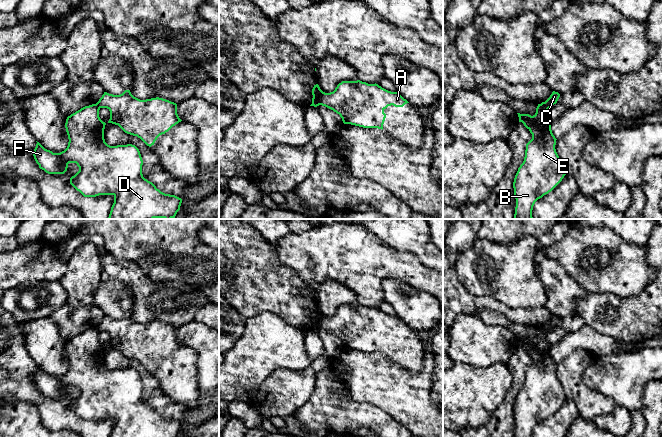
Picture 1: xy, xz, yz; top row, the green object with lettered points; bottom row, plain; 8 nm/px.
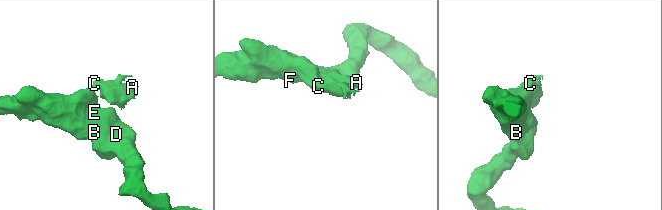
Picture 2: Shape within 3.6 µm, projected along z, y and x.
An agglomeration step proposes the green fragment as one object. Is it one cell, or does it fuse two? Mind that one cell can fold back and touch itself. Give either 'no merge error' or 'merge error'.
merge error

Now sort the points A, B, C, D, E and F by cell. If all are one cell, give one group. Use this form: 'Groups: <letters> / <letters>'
Groups: A C / B D E F

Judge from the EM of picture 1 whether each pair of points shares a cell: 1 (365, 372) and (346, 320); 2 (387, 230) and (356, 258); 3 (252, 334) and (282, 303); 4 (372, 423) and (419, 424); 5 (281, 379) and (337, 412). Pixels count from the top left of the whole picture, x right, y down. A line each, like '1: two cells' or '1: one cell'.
1: two cells
2: two cells
3: two cells
4: two cells
5: two cells

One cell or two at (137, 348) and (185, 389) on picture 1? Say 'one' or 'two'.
one

